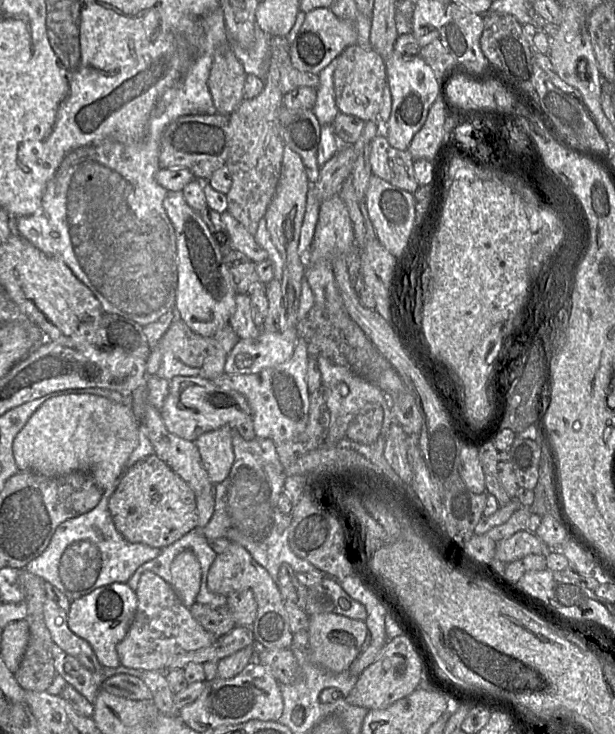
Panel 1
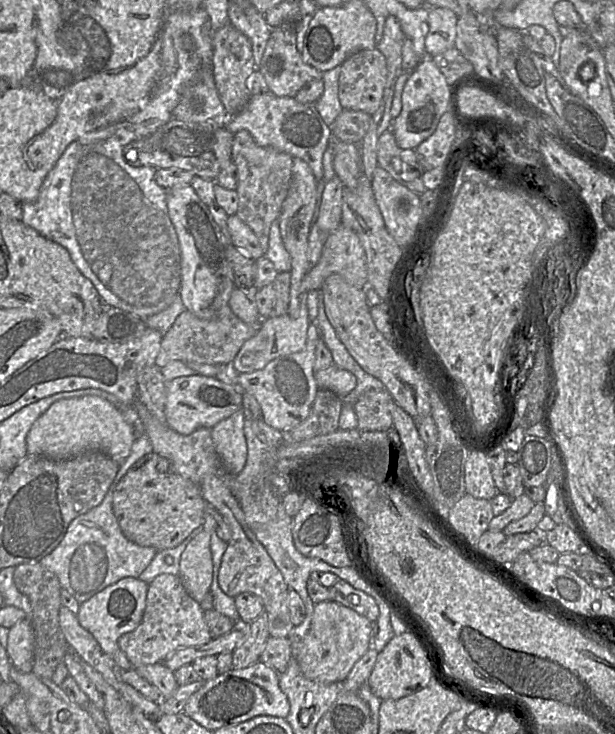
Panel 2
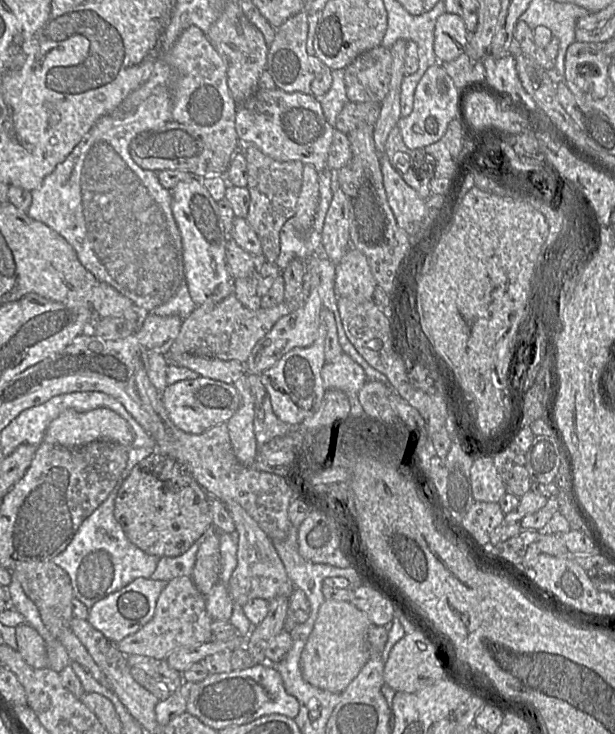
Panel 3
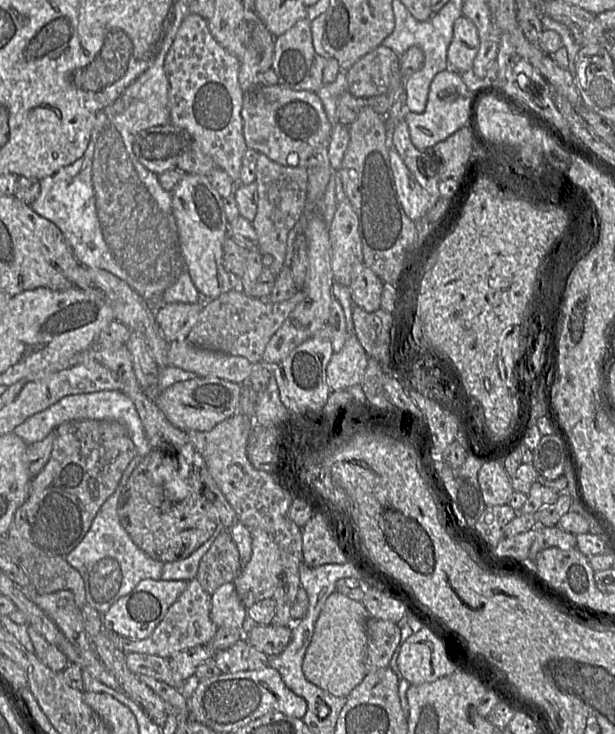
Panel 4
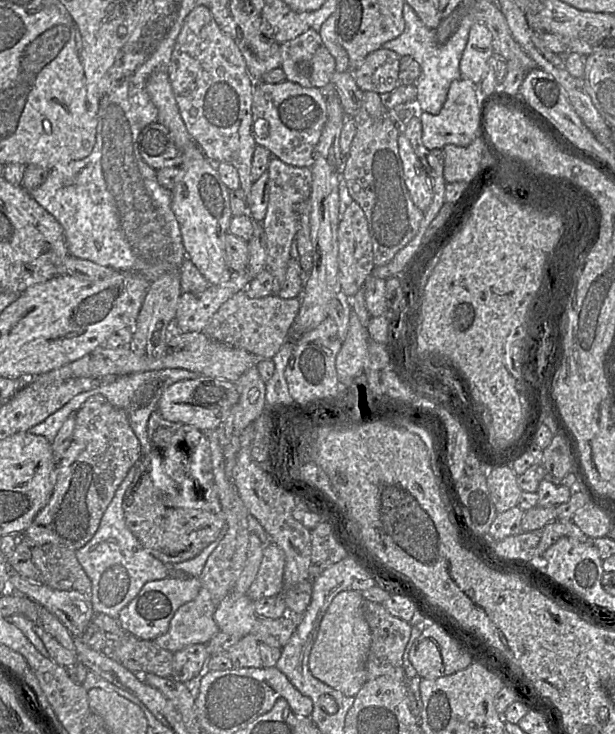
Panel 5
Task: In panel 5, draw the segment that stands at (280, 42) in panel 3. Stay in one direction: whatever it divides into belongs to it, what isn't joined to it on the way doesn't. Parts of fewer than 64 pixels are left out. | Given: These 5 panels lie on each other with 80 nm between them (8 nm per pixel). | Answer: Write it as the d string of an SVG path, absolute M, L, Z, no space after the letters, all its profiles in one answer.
M314 28L280 44L280 50L286 80L307 88L326 89L331 85L335 59Z

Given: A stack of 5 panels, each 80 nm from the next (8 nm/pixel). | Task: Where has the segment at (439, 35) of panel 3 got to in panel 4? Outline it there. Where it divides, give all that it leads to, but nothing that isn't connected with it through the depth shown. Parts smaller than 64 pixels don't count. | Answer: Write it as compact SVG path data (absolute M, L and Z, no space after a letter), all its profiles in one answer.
M463 15L456 19L453 25L453 38L447 51L449 63L447 70L457 72L472 70L480 42L478 30L472 21Z

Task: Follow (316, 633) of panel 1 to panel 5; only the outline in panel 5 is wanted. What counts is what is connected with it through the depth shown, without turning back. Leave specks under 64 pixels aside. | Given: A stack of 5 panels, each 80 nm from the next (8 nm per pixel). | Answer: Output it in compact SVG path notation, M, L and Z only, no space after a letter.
M358 591L338 593L327 608L311 648L308 668L327 686L347 697L355 697L366 682L365 661L371 645L371 633L363 613L363 598Z

